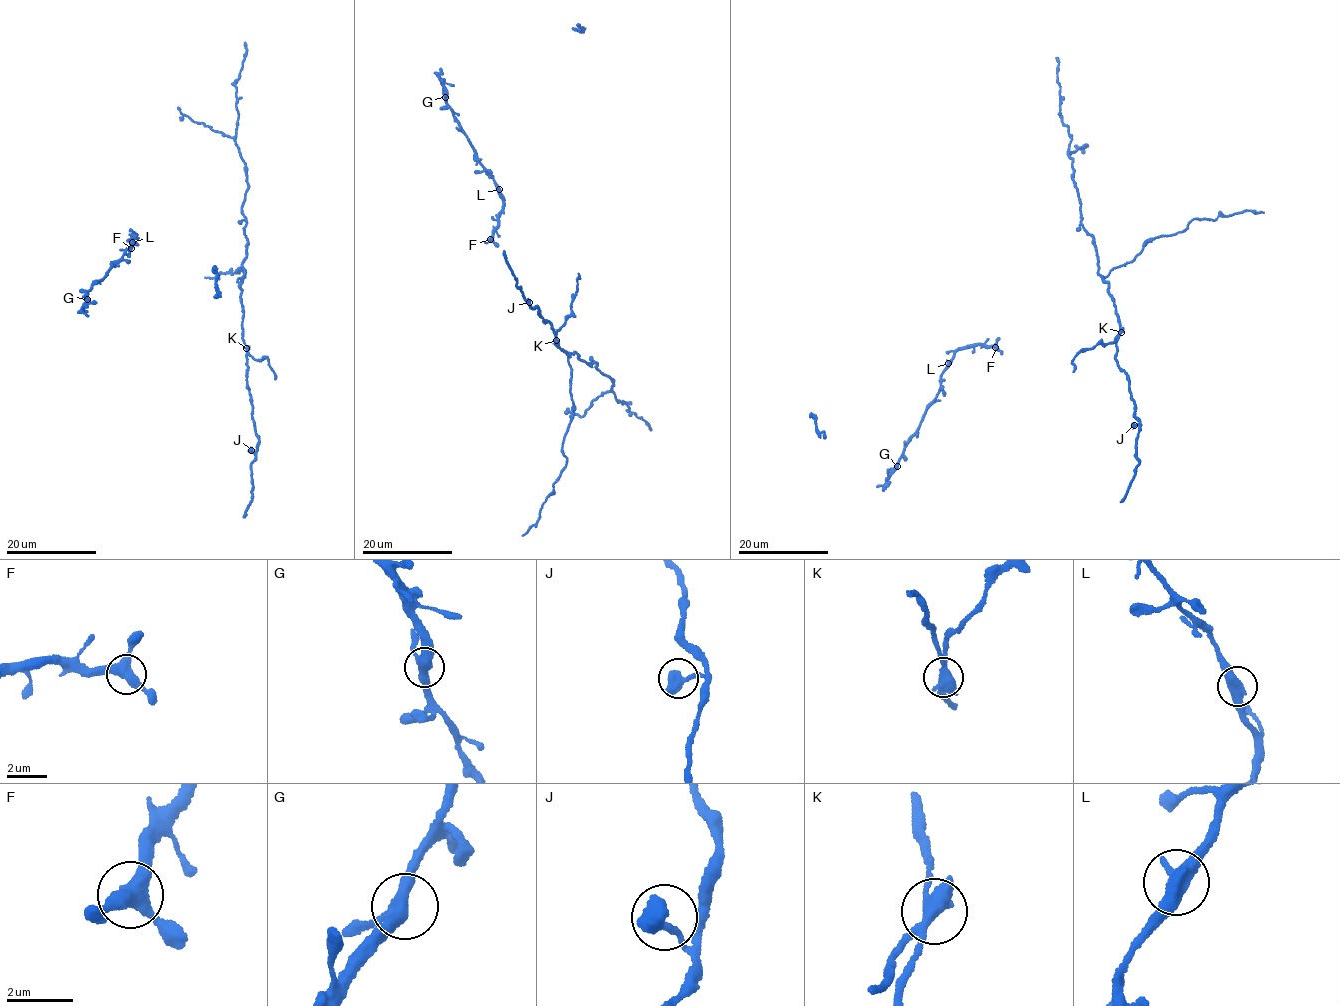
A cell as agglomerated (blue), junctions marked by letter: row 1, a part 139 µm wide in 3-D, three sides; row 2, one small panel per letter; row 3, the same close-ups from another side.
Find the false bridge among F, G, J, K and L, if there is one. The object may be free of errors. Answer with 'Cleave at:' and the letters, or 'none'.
Cleave at: K

